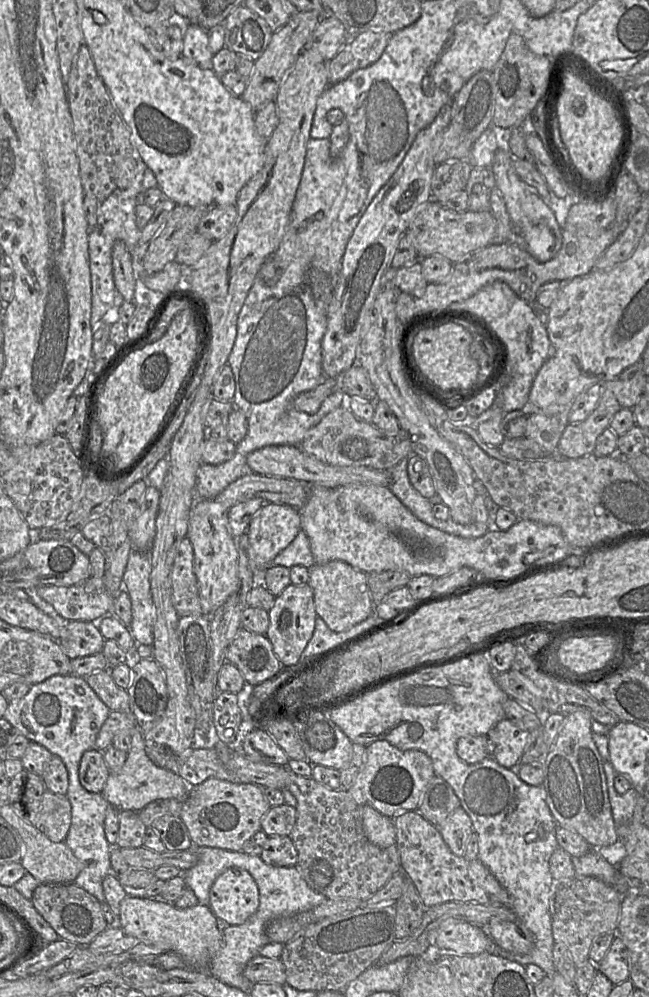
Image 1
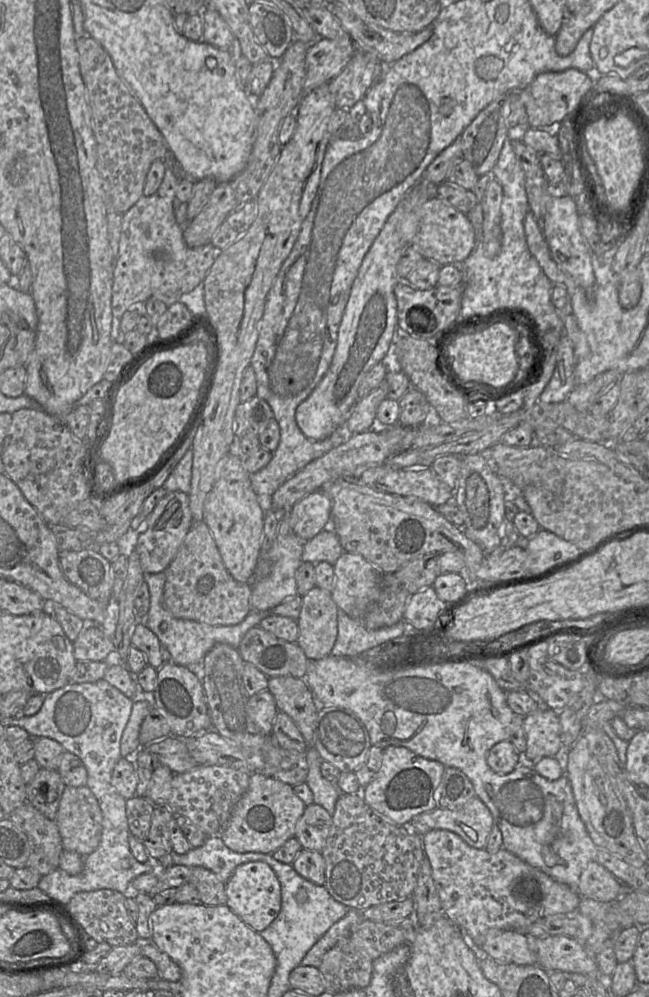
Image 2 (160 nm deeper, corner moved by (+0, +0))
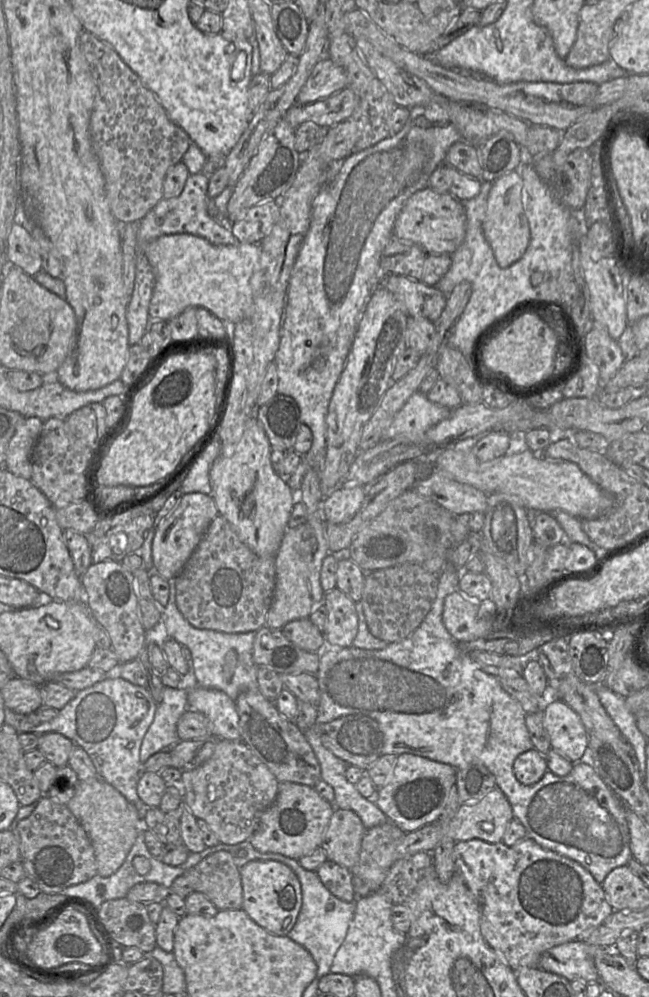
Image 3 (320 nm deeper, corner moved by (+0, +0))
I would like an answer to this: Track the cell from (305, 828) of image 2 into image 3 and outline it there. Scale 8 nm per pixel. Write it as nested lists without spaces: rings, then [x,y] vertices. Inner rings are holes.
[[[336,808],[321,845],[327,859],[348,869],[356,866],[367,830],[355,812]]]

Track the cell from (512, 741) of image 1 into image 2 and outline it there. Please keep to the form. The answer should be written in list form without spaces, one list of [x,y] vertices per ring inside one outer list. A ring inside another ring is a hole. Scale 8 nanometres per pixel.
[[[536,710],[524,717],[527,746],[520,762],[535,763],[544,757],[555,757],[562,748],[560,711]]]

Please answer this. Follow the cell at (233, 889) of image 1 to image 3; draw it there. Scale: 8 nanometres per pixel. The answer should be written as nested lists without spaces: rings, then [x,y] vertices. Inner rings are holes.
[[[254,860],[240,867],[243,890],[241,909],[267,932],[286,936],[294,927],[301,906],[301,884],[293,870],[278,861]]]

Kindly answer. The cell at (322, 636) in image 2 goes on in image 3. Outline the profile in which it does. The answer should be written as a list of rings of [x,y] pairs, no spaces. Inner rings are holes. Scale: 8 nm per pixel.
[[[338,589],[325,591],[323,606],[327,611],[323,632],[326,647],[351,647],[358,631],[356,603]]]

